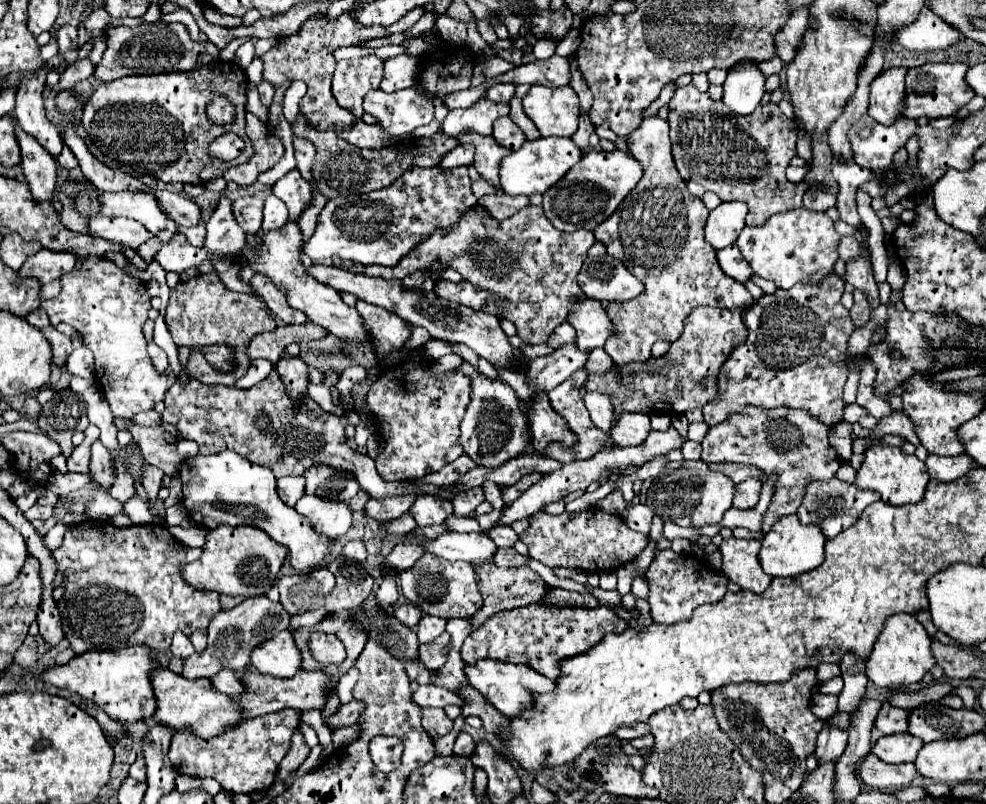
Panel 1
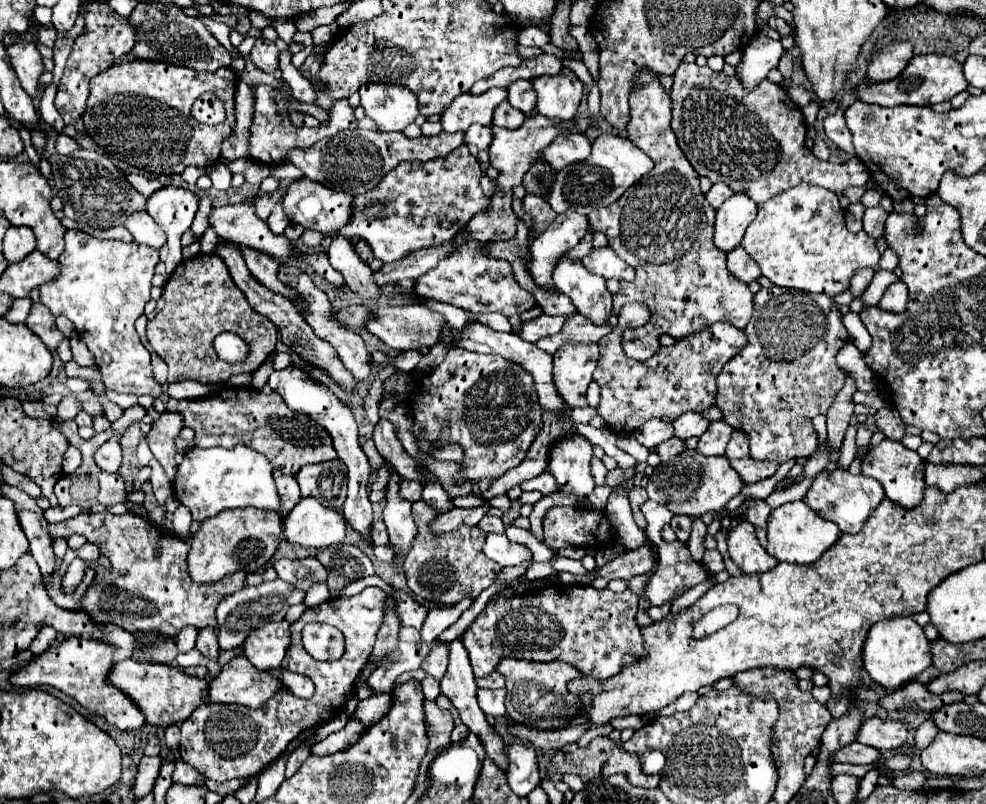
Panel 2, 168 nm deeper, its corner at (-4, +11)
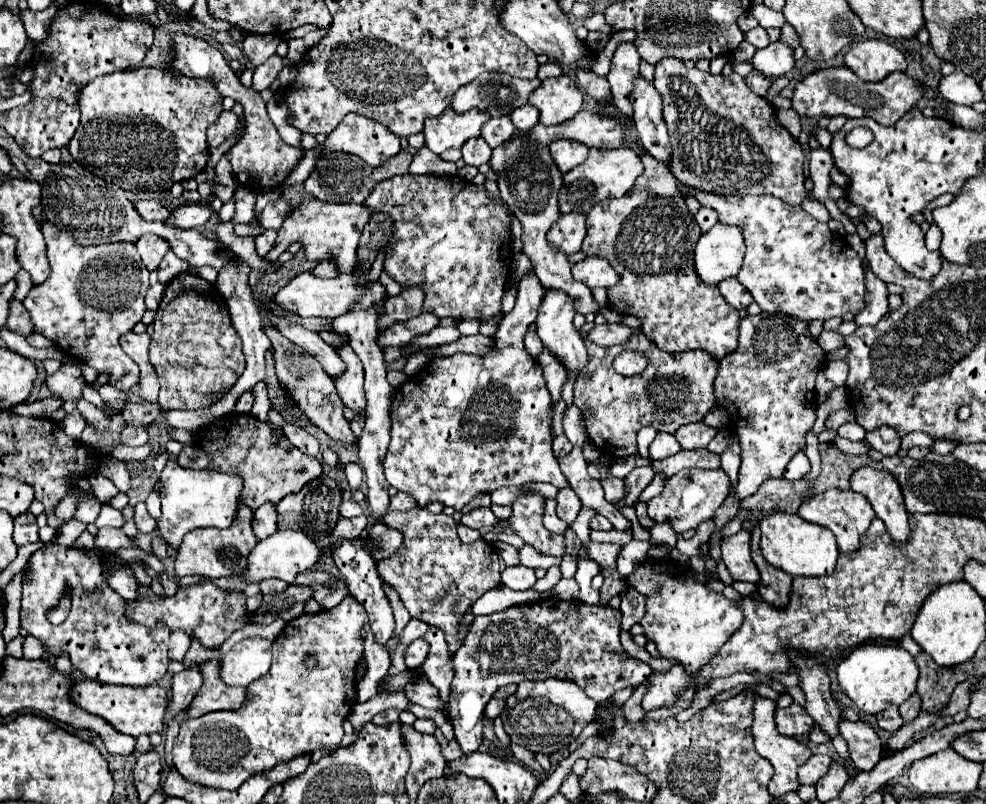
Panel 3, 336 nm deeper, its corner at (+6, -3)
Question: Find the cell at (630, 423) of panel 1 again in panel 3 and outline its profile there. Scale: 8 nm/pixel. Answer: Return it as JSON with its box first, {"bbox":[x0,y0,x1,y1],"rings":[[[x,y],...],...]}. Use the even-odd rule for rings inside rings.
{"bbox":[649,432,681,460],"rings":[[[657,432],[655,440],[651,442],[649,446],[649,456],[651,460],[661,460],[661,458],[667,458],[667,456],[673,456],[677,452],[681,452],[681,444],[675,440],[673,434],[667,434],[667,432]]]}

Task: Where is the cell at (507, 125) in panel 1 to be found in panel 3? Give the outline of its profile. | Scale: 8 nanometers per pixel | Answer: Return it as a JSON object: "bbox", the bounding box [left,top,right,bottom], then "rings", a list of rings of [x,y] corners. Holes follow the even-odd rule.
{"bbox":[481,116,515,148],"rings":[[[509,116],[491,118],[491,120],[487,120],[487,122],[483,124],[483,128],[481,128],[481,136],[483,136],[483,140],[485,140],[491,148],[507,142],[507,140],[513,136],[513,132],[515,132],[515,126],[511,124],[511,118],[509,118]]]}

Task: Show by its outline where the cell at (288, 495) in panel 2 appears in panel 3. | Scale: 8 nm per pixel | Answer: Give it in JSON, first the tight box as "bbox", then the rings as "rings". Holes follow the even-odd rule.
{"bbox":[255,504,277,540],"rings":[[[263,504],[261,508],[255,510],[255,536],[257,540],[265,540],[269,538],[275,530],[277,530],[277,514],[275,514],[275,506],[273,504]]]}

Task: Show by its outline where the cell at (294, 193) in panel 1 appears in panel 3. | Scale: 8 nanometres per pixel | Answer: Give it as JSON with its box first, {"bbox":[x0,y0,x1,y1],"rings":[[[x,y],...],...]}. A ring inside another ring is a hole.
{"bbox":[263,198,371,274],"rings":[[[305,198],[301,206],[297,206],[285,220],[283,228],[279,230],[275,248],[263,256],[263,260],[277,260],[291,242],[301,242],[301,248],[307,252],[309,260],[325,260],[335,258],[339,272],[351,274],[357,262],[357,246],[361,232],[371,216],[371,210],[365,204],[331,204],[317,198]]]}

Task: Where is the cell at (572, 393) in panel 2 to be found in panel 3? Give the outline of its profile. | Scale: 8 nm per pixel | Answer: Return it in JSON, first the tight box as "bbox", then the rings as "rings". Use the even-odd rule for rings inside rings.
{"bbox":[535,288,587,374],"rings":[[[545,288],[543,304],[541,304],[537,320],[535,320],[537,334],[543,340],[543,344],[565,364],[567,370],[579,374],[579,370],[587,364],[587,350],[583,344],[583,338],[573,328],[573,316],[575,316],[575,308],[573,308],[571,296],[567,296],[567,292],[551,292],[549,288]]]}

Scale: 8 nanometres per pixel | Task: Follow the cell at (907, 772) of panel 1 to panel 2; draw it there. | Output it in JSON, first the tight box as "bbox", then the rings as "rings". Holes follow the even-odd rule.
{"bbox":[835,742,881,764],"rings":[[[853,742],[839,752],[835,752],[835,762],[849,762],[849,764],[875,764],[881,758],[879,750],[873,750],[869,746],[861,746],[859,742]]]}

